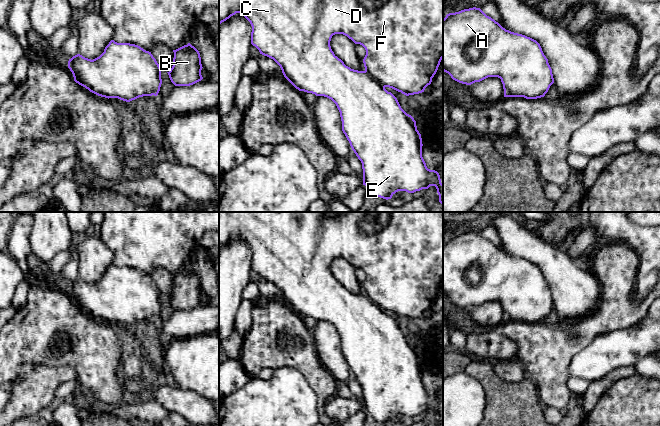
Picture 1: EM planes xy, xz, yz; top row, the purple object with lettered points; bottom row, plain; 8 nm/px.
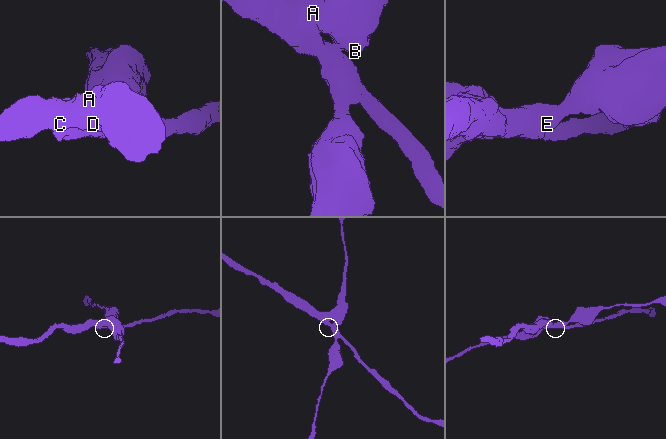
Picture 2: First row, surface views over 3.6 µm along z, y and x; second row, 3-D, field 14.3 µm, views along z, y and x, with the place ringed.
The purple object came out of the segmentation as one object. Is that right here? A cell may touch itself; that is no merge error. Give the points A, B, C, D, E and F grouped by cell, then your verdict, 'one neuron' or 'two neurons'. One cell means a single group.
groups A B C D E F; one neuron

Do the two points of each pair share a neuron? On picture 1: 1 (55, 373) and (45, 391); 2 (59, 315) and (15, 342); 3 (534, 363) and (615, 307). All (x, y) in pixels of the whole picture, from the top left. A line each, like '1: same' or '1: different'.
1: same
2: same
3: same

